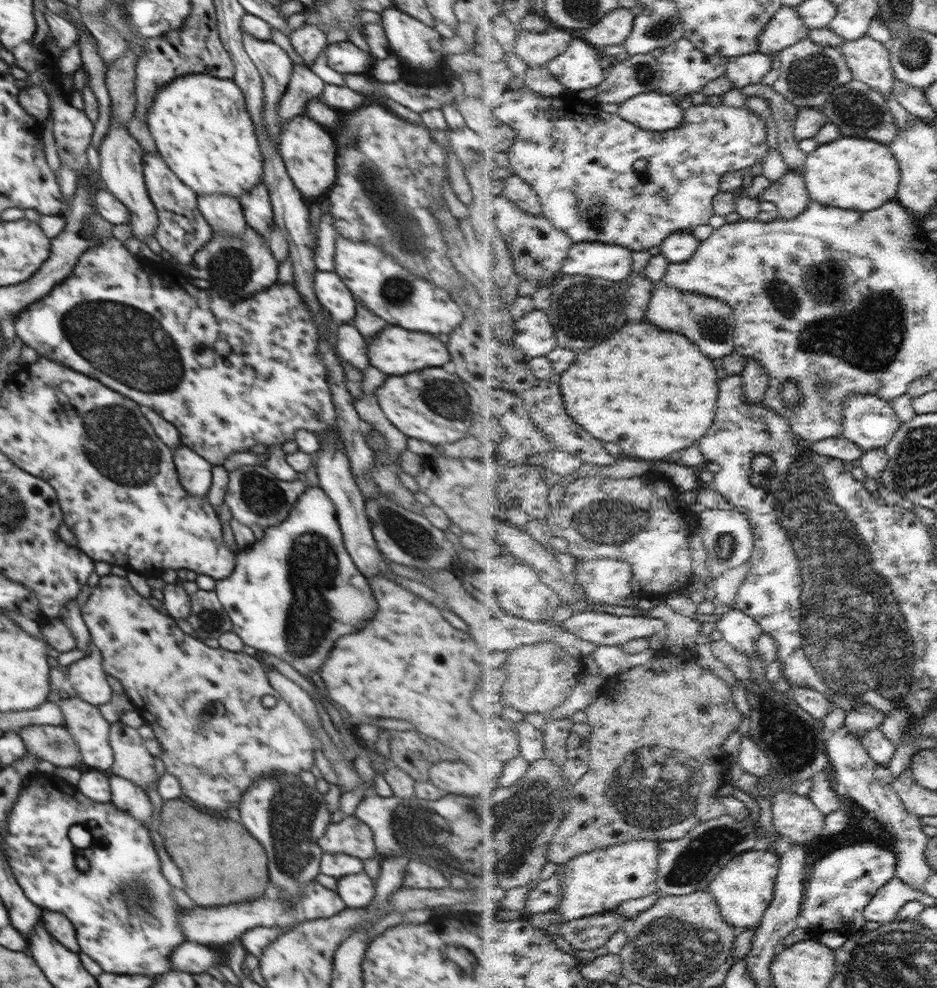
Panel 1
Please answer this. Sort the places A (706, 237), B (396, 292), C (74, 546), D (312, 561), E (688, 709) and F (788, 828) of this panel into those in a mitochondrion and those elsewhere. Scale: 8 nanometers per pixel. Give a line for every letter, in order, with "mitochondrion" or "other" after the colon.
A: other
B: mitochondrion
C: other
D: mitochondrion
E: other
F: other

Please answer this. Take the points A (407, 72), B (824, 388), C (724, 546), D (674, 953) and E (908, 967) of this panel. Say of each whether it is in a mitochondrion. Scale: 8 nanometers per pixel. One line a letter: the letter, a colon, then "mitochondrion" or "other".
A: other
B: mitochondrion
C: mitochondrion
D: mitochondrion
E: mitochondrion

